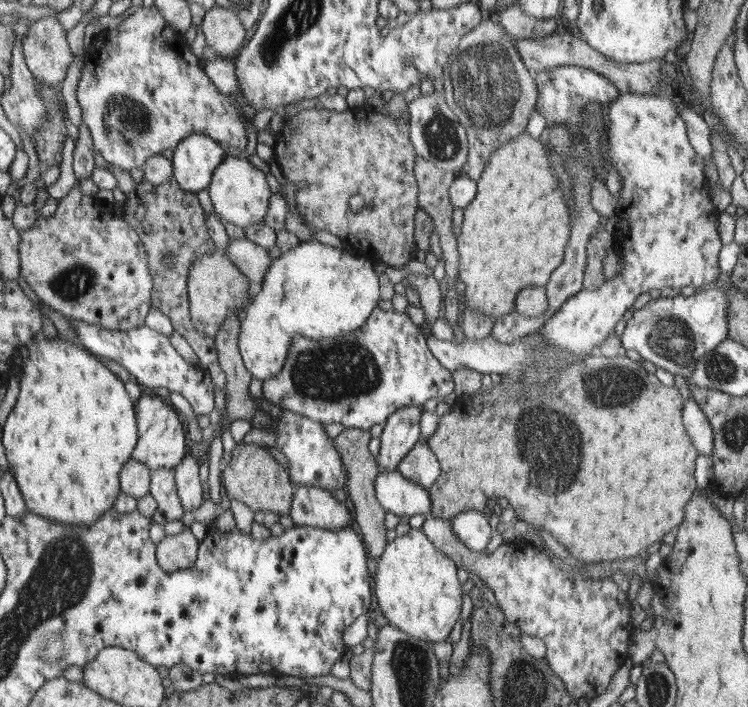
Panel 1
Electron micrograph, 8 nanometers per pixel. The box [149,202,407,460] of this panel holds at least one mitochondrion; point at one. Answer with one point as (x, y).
(341, 371)

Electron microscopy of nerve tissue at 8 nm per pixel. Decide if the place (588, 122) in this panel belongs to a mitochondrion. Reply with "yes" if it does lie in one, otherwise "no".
yes

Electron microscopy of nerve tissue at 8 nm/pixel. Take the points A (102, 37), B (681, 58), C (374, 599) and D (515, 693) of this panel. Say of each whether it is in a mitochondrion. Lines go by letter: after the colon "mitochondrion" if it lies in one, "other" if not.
A: other
B: other
C: other
D: mitochondrion

